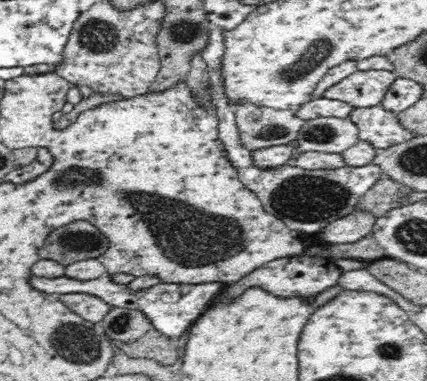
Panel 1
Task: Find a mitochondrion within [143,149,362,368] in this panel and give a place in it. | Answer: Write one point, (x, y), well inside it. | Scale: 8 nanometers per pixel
(300, 198)

